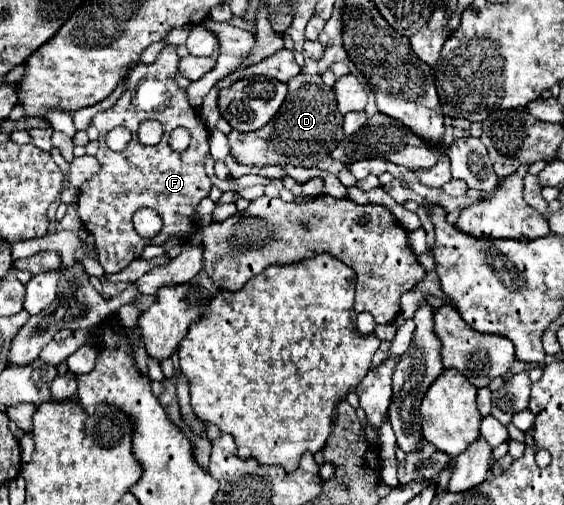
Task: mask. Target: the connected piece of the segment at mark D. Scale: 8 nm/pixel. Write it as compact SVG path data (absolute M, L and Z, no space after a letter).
M298 74L288 80L288 96L278 110L278 114L258 132L238 132L228 134L230 154L248 166L266 164L292 164L302 168L312 168L316 162L330 156L330 152L344 138L342 114L336 106L336 96L330 86L322 82L320 76Z

